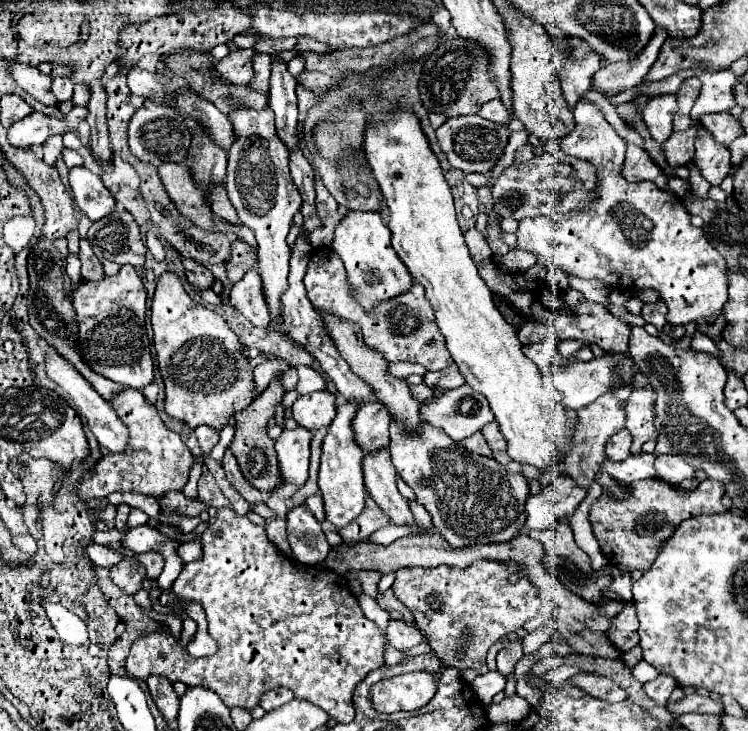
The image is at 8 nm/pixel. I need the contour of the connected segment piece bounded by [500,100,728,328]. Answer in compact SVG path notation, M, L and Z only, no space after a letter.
M580 100L574 108L574 118L576 128L574 132L570 132L570 136L566 136L566 140L560 142L560 146L564 154L586 160L596 168L596 200L580 212L536 216L520 222L512 218L502 218L500 228L504 232L516 232L516 248L536 254L538 264L546 266L548 270L558 268L578 278L604 280L608 286L624 294L634 294L646 288L656 290L668 306L666 324L670 328L686 326L690 322L700 322L706 318L718 318L728 300L728 264L724 256L706 240L702 228L694 228L690 224L690 214L686 212L680 198L660 188L654 188L654 184L650 182L630 184L620 176L626 142L616 134L616 130L606 122L602 112L592 102Z

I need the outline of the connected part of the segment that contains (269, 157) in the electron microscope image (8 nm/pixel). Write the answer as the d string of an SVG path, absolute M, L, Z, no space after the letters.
M234 108L230 114L230 122L236 130L236 142L228 152L228 174L226 174L226 190L232 206L236 208L240 222L246 224L258 240L258 272L264 284L264 296L272 316L278 316L278 300L282 292L286 292L288 282L288 260L290 248L286 244L286 234L292 226L294 214L302 206L302 198L298 188L292 182L288 160L290 152L286 144L278 138L274 126L274 112L270 108L264 110L248 110Z

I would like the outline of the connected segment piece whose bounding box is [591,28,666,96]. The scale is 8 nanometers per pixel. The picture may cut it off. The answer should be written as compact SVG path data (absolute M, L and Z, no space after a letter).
M658 28L654 32L654 36L650 38L650 44L640 52L638 58L634 58L632 62L611 63L598 70L592 76L592 89L611 96L626 90L626 88L634 88L634 86L642 84L646 72L656 62L664 40L666 40L666 30Z

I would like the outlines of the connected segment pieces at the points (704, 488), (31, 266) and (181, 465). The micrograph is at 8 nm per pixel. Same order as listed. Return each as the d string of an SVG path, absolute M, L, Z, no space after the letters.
M648 478L626 484L630 490L630 498L626 500L614 500L606 490L596 500L596 504L590 510L590 522L594 526L594 536L598 538L598 544L602 552L608 556L608 560L626 570L650 570L658 556L658 548L664 544L666 538L672 536L672 532L678 528L680 522L700 516L700 514L720 514L728 512L728 508L722 504L722 484L714 480L704 480L698 484L692 492L682 492L674 488L674 484L662 480L662 478Z
M40 238L32 246L32 250L28 254L28 274L30 274L28 316L30 316L30 324L36 330L36 334L48 346L52 346L64 360L68 360L92 384L92 388L104 400L112 400L116 394L120 394L124 390L124 386L108 380L106 376L96 374L92 368L88 368L84 364L84 360L80 358L80 352L78 352L78 322L76 322L76 312L74 312L72 298L70 298L74 286L72 284L68 286L68 280L66 280L66 274L64 274L66 256L68 256L66 240L46 240L46 238Z
M126 388L126 392L122 392L122 396L118 396L118 400L112 400L110 404L130 430L126 452L104 456L94 466L94 474L82 480L82 484L78 486L78 496L86 496L86 500L90 500L106 498L112 492L140 492L160 498L168 490L182 490L188 480L188 470L194 464L194 456L184 446L180 436L166 428L156 408L150 406L138 390Z

